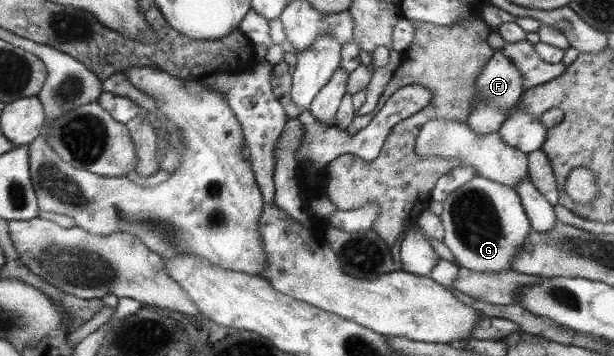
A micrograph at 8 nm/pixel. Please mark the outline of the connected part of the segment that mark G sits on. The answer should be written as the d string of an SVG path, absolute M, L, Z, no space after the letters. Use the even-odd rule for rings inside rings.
M478 175L448 194L442 205L441 242L449 249L456 265L470 272L507 271L532 230L515 189Z

